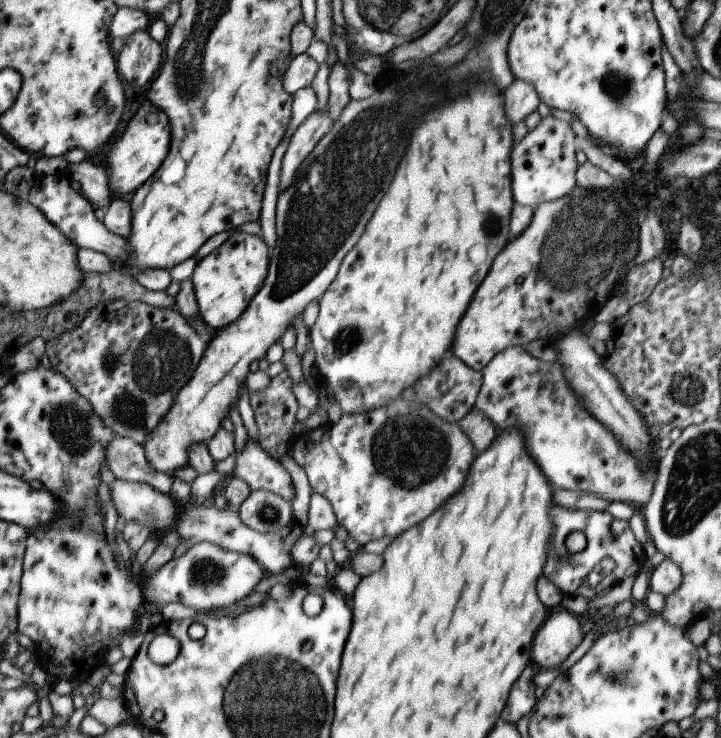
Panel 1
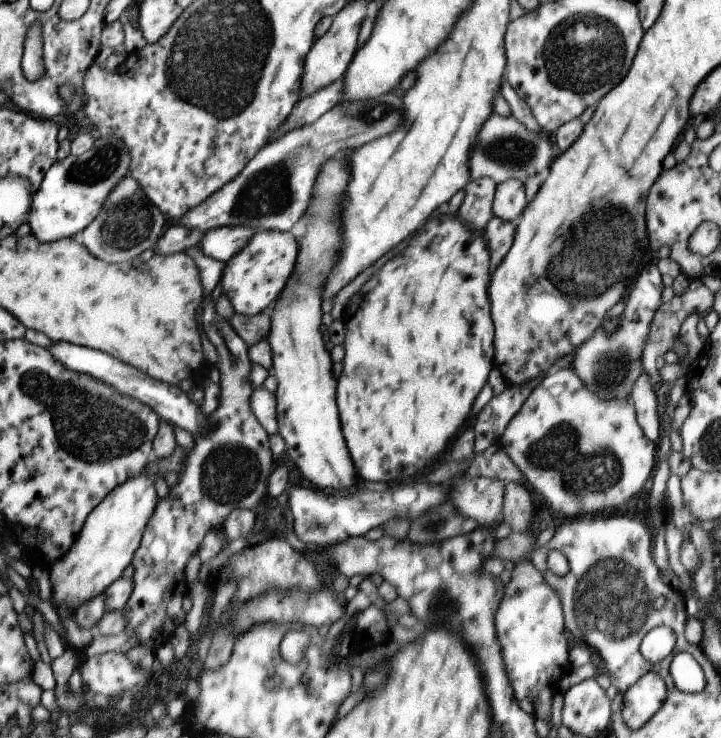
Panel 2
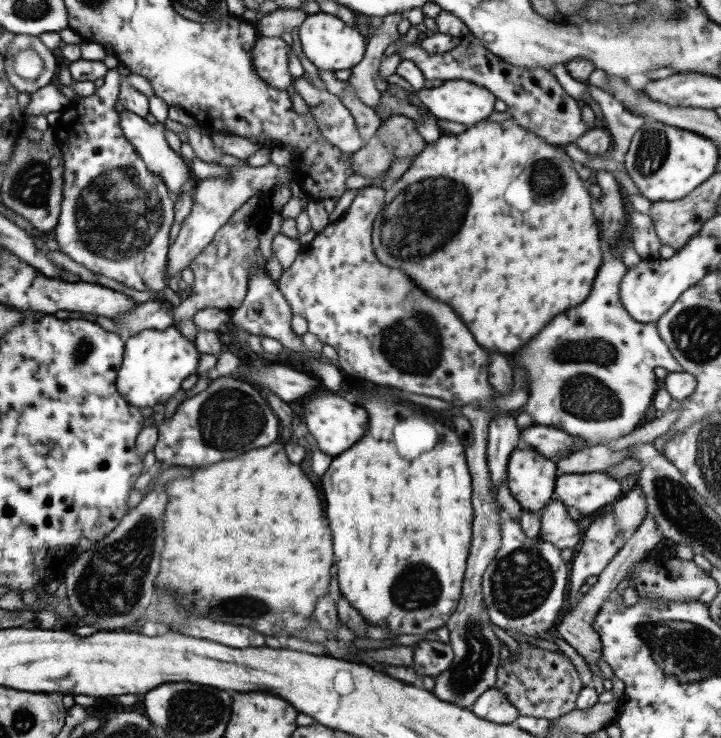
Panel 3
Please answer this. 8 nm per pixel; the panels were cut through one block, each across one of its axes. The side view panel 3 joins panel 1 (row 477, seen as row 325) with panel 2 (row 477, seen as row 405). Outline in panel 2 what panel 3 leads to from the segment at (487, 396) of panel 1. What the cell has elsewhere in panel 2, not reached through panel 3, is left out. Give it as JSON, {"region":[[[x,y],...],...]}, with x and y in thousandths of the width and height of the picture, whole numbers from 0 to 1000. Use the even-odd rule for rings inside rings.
{"region":[[[792,499],[759,504],[750,512],[720,558],[700,577],[689,602],[723,637],[728,653],[734,653],[734,661],[748,667],[753,680],[764,688],[761,694],[775,696],[784,705],[809,702],[814,694],[831,694],[834,699],[842,699],[845,694],[850,696],[853,688],[870,683],[881,669],[889,667],[892,656],[900,650],[900,645],[906,645],[911,631],[911,604],[895,593],[892,580],[883,575],[883,561],[872,537],[834,542]]]}

